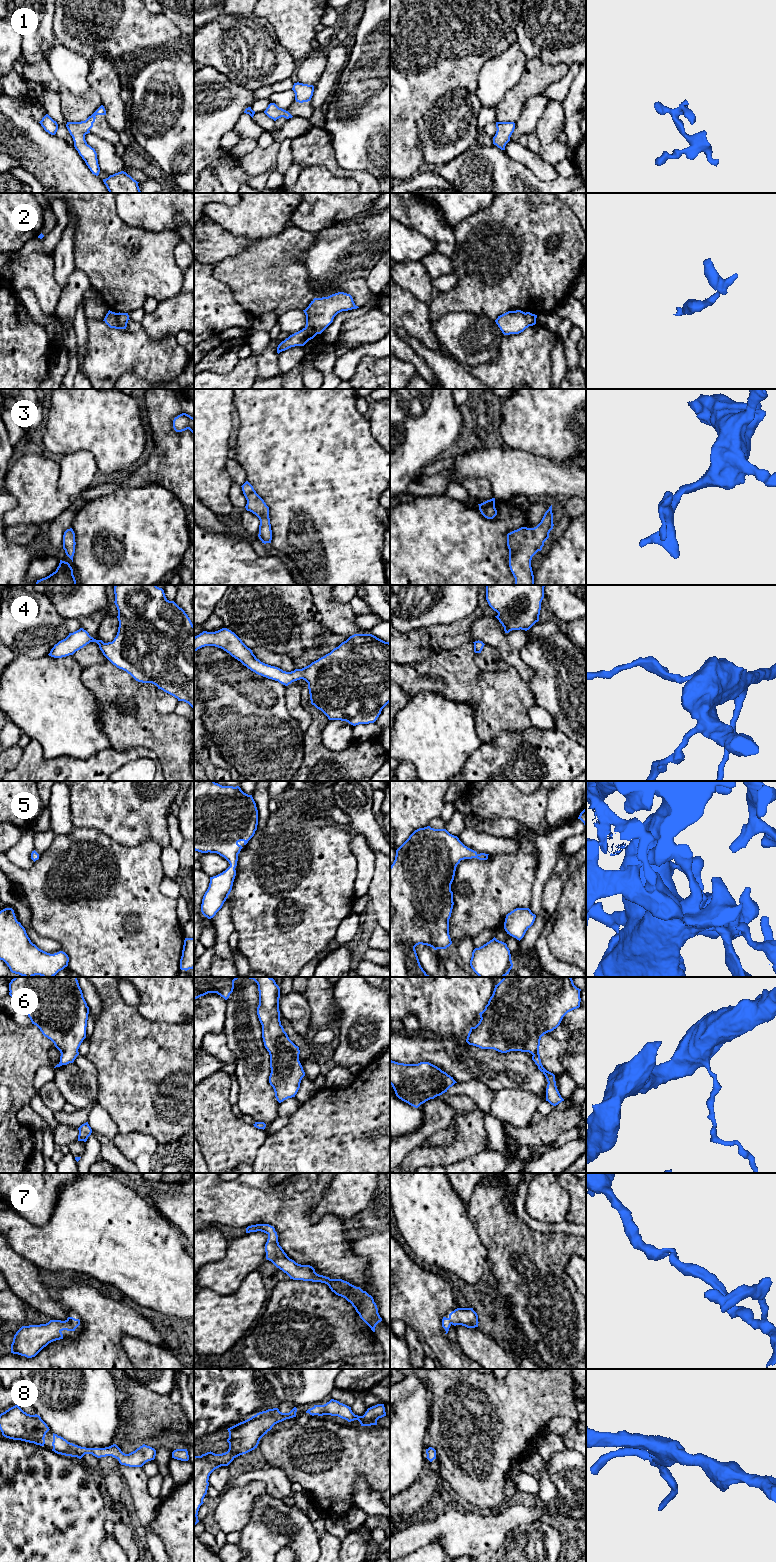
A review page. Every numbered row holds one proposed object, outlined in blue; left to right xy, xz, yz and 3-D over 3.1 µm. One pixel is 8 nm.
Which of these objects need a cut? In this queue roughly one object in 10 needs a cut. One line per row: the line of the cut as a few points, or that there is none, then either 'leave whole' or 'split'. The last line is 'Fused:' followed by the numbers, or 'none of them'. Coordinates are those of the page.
1: no cut; leave whole
2: no cut; leave whole
3: no cut; leave whole
4: no cut; leave whole
5: no cut; leave whole
6: no cut; leave whole
7: no cut; leave whole
8: no cut; leave whole
Fused: none of them

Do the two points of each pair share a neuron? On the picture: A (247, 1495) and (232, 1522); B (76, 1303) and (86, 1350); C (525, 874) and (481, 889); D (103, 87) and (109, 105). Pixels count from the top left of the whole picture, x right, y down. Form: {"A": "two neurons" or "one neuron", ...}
{"A": "one neuron", "B": "one neuron", "C": "one neuron", "D": "one neuron"}

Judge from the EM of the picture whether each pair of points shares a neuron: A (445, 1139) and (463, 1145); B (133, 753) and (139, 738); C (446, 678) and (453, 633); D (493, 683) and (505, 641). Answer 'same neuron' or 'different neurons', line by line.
A: different neurons
B: different neurons
C: different neurons
D: different neurons

